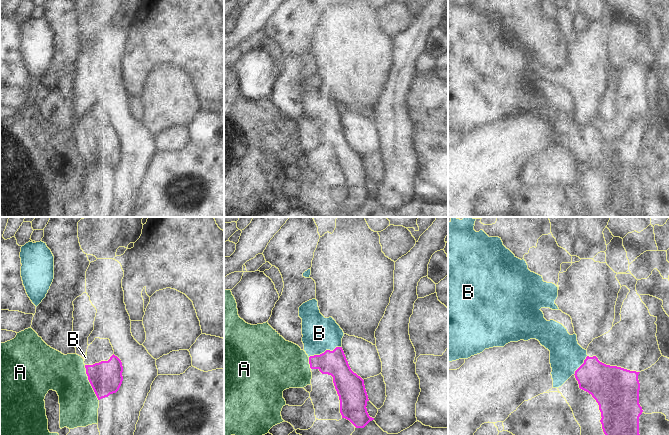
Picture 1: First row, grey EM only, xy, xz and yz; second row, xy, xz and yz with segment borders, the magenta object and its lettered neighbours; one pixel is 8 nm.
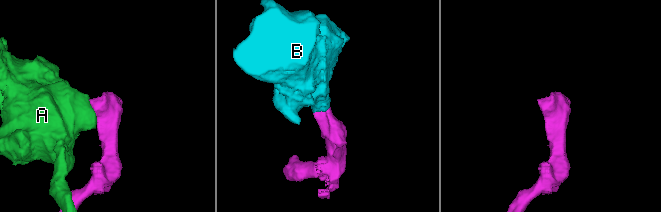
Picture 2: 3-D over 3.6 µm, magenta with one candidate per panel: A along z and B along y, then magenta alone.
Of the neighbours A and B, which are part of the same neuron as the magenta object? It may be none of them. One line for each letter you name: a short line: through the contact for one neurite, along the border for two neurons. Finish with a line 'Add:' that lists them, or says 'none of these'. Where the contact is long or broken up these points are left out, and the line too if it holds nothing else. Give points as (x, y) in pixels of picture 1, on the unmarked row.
Add: B

